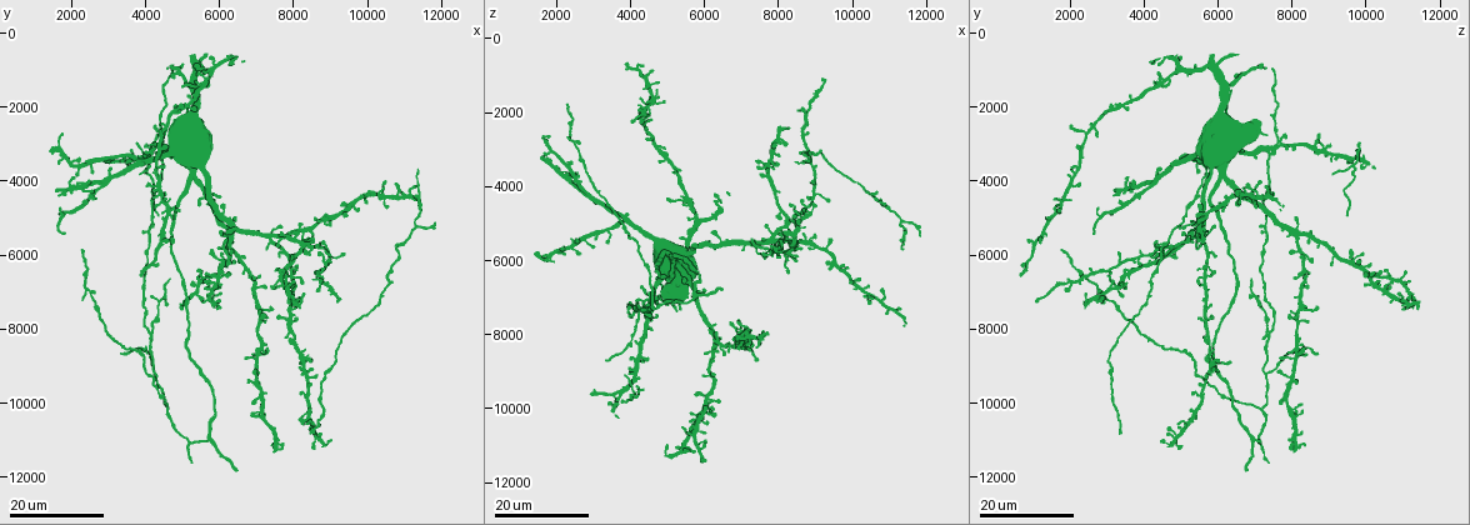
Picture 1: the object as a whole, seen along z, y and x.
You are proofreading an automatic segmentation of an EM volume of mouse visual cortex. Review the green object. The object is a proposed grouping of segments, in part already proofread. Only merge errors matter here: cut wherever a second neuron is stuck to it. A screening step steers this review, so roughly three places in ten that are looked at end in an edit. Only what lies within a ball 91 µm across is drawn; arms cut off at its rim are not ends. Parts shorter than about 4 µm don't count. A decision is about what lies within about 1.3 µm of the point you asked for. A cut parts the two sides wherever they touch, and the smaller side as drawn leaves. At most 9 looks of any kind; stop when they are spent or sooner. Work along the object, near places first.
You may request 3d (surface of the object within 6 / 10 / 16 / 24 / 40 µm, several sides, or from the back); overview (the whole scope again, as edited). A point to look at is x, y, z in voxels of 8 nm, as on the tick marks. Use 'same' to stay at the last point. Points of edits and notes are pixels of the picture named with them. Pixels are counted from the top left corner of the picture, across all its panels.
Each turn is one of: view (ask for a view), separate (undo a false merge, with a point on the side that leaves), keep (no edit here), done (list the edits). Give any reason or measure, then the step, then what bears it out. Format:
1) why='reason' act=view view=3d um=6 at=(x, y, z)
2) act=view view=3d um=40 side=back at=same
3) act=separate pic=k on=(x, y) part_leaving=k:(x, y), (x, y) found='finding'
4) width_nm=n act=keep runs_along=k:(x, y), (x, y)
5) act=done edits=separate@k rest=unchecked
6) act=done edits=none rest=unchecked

why='four or more arms meet' act=view view=3d um=24 at=(4200, 8100, 7300)

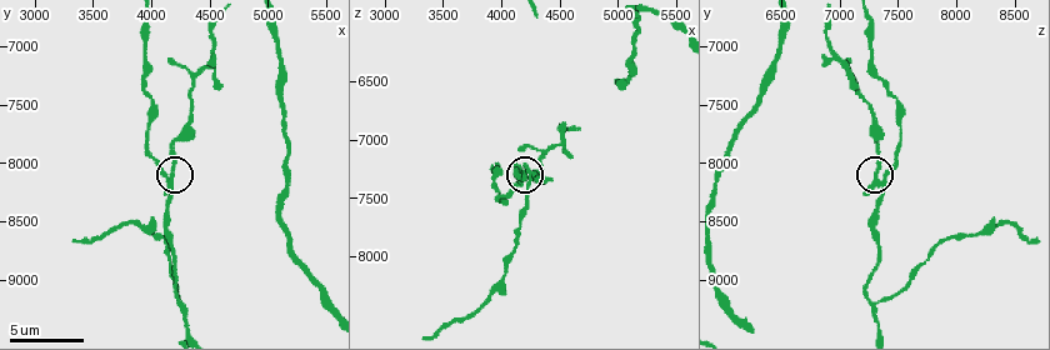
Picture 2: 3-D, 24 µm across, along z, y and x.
act=view view=3d um=10 at=(4160, 8140, 7320)

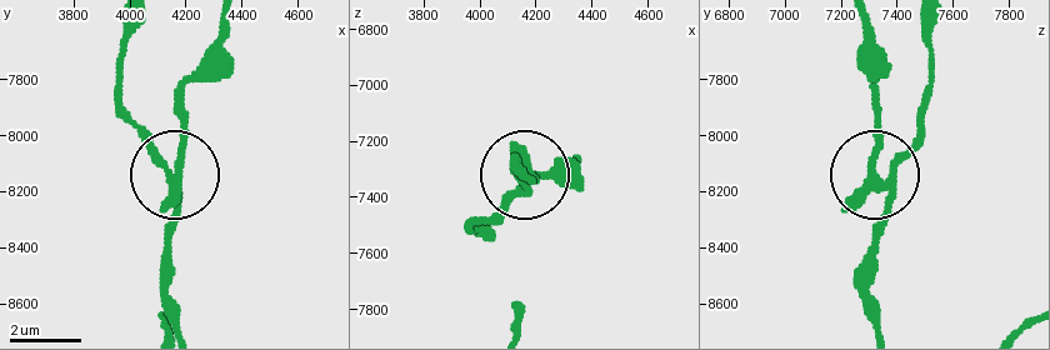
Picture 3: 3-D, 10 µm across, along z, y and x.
side_arm_um=14 act=separate pic=3 on=(184, 130) part_leaving=3:(173, 184), (181, 96), (220, 25) found='a second neuron is stuck on'

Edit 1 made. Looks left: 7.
act=view view=3d um=24 at=(2800, 4100, 4100)

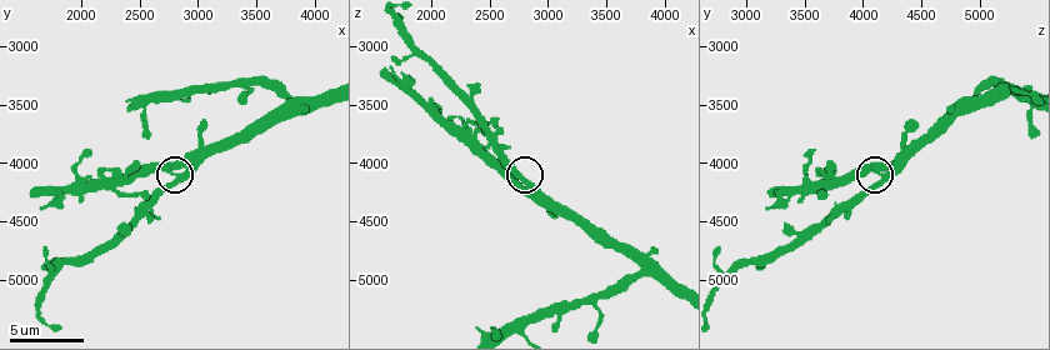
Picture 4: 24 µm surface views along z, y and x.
act=view view=3d um=6 at=(2840, 4120, 4160)

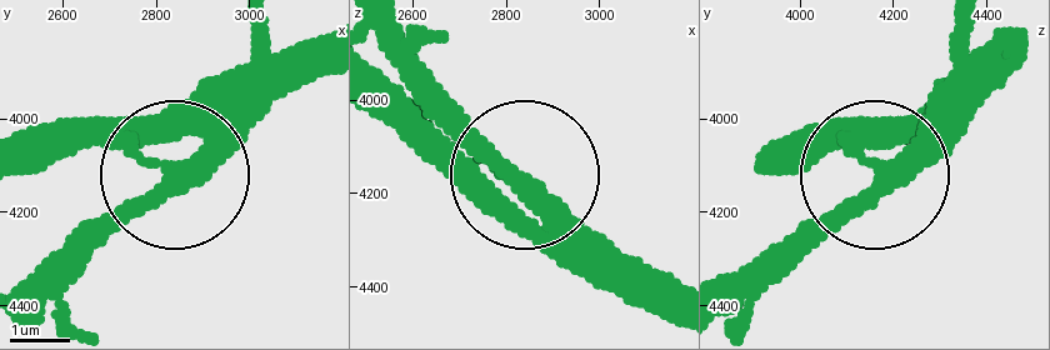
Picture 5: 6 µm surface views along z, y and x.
act=view view=3d um=6 side=back at=(2820, 4125, 4180)

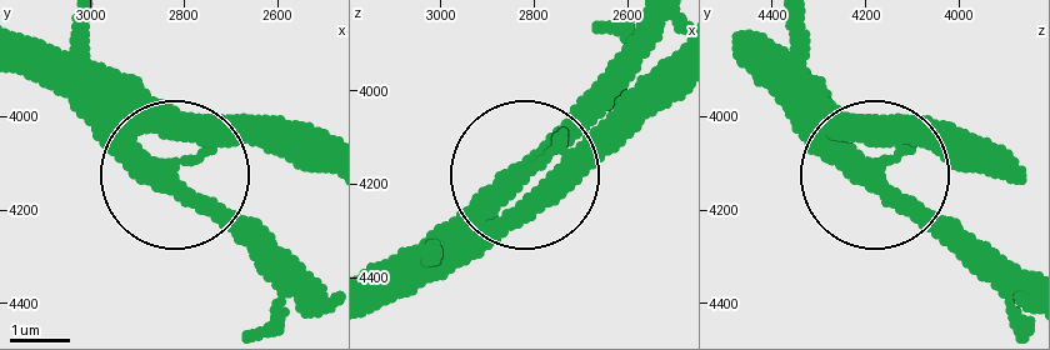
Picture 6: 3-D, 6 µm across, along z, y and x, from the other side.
act=keep runs_along=6:(380, 309), (630, 100) found='one neuron here'

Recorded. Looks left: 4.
why='three-way junction' act=view view=3d um=24 at=(2500, 7000, 3000)

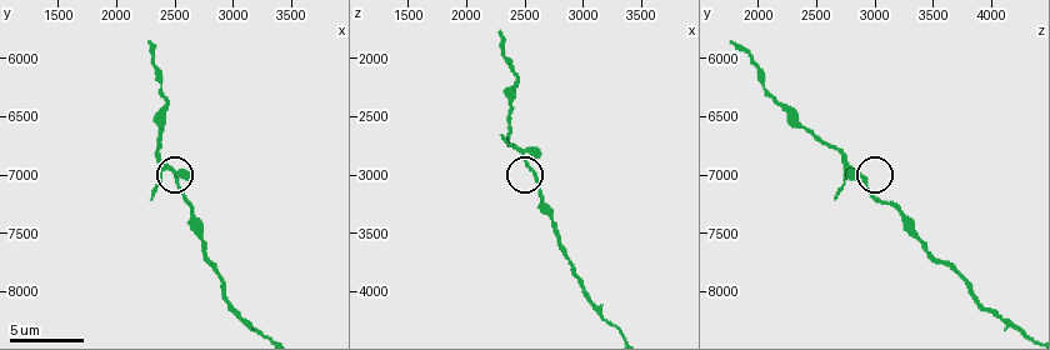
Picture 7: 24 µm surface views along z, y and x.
act=view view=3d um=6 at=(2520, 7040, 2920)

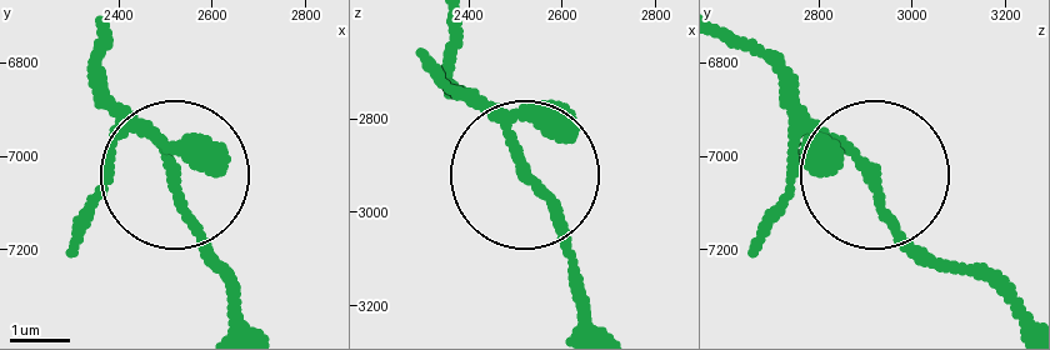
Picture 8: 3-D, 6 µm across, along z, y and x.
arms=3 act=keep runs_along=8:(1025, 319), (890, 215), (776, 70) found='continuous, no second neuron'

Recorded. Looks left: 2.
why='three-way junction' act=view view=3d um=10 at=(4280, 9220, 7300)

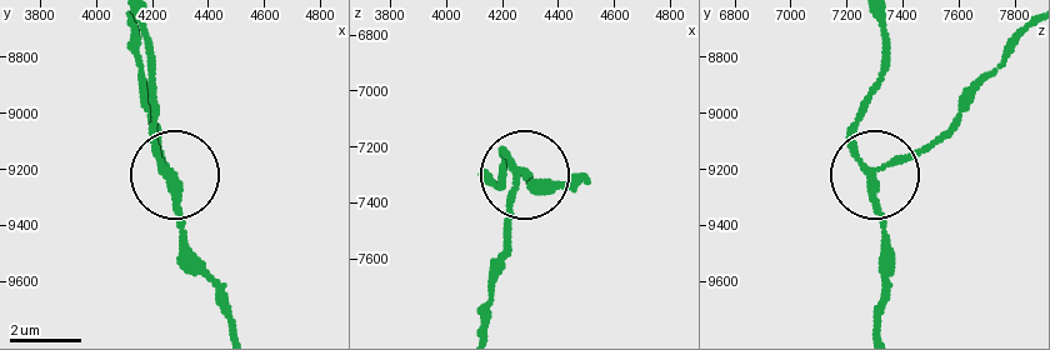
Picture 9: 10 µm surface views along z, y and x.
act=view view=3d um=6 at=(4260, 9210, 7290)

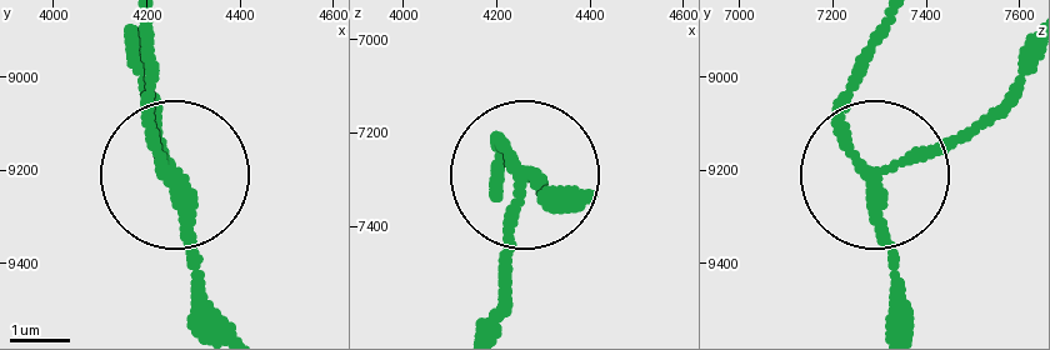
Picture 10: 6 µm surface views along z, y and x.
act=keep runs_along=10:(489, 191), (504, 153), (504, 296) found='continuous, no second neuron'

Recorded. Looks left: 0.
act=done edits=separate@3 rest=unchecked

